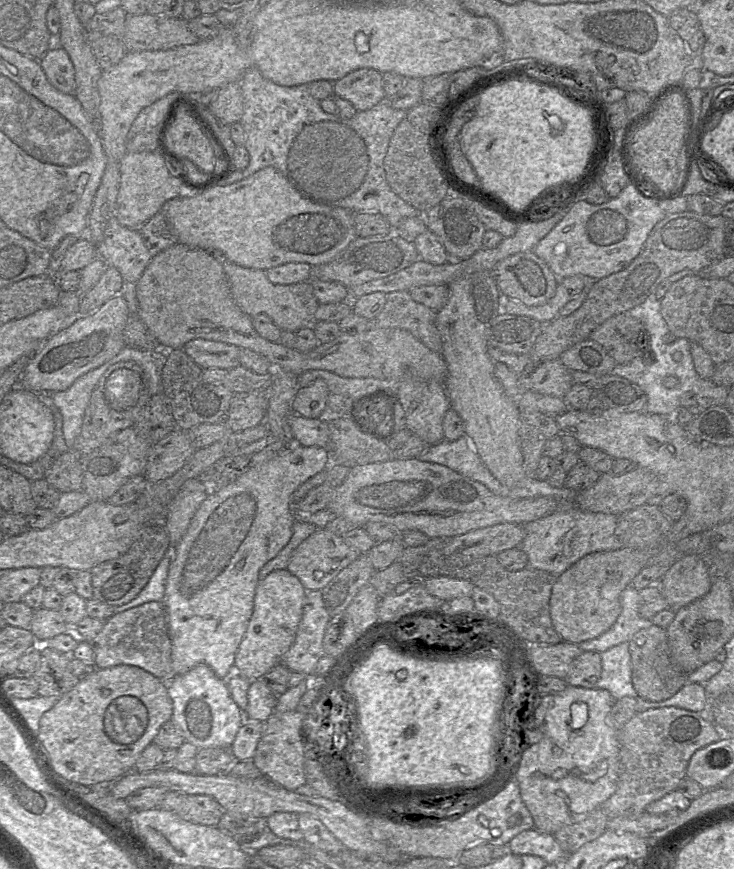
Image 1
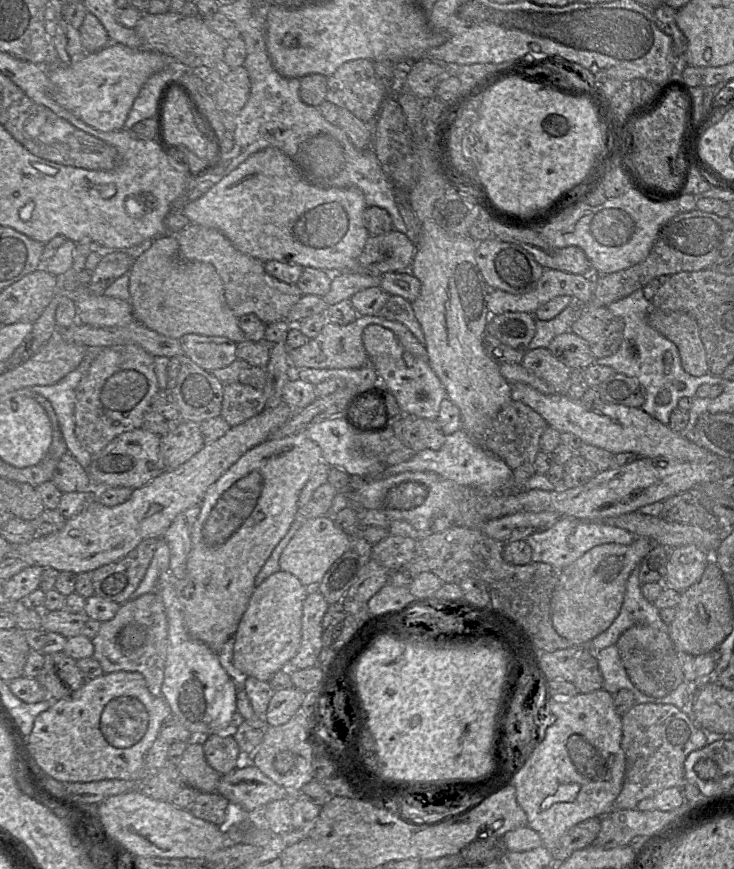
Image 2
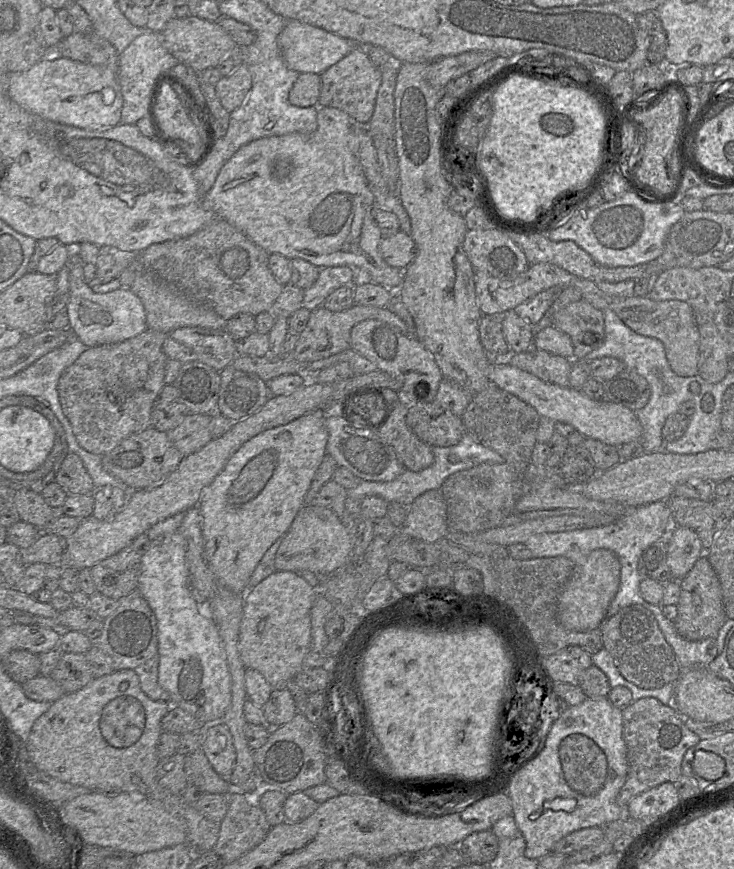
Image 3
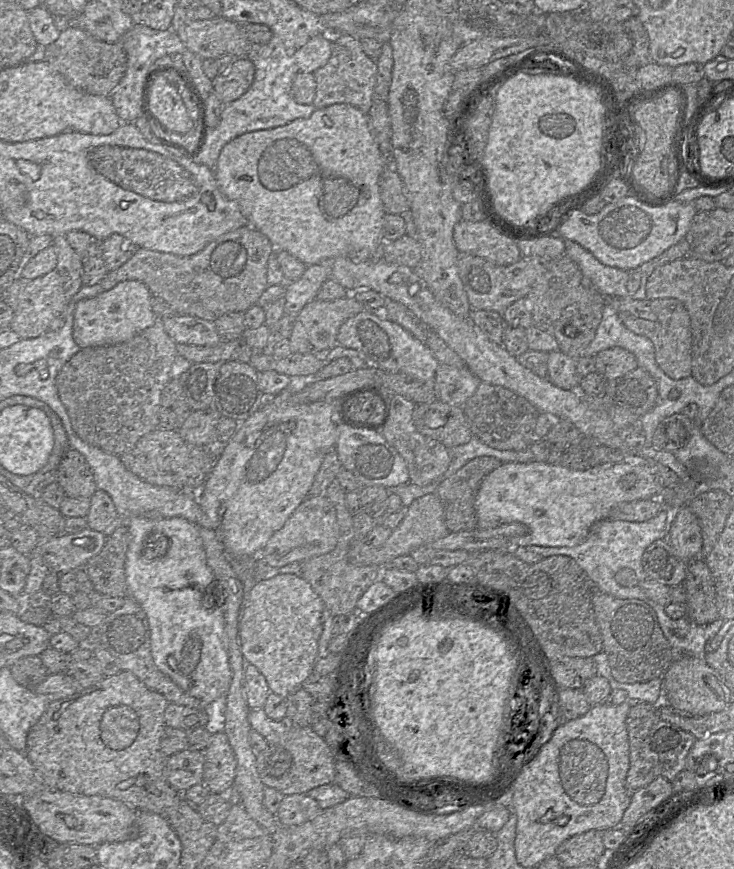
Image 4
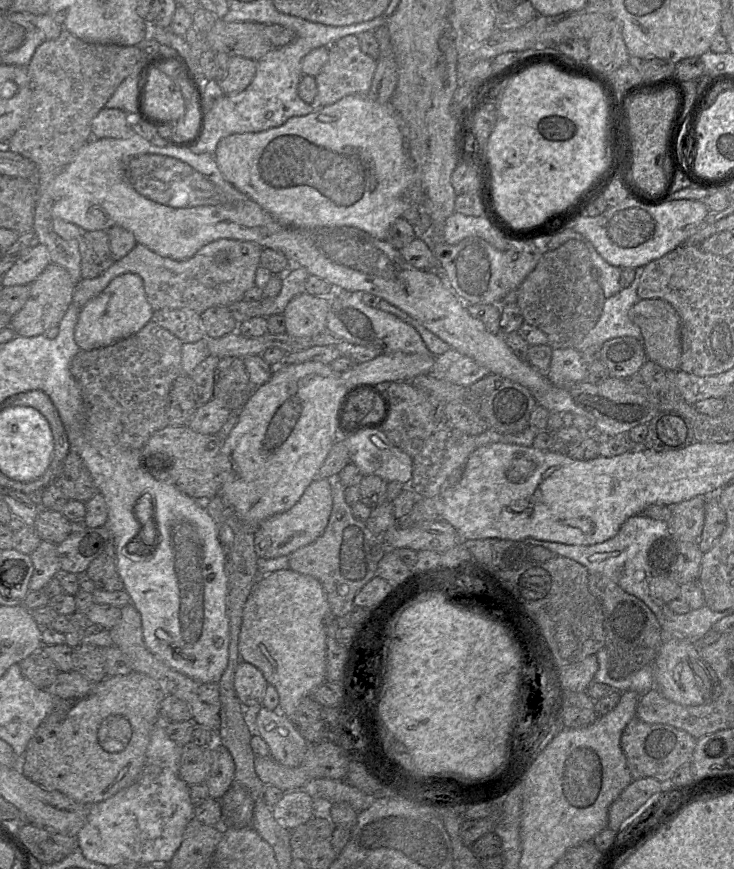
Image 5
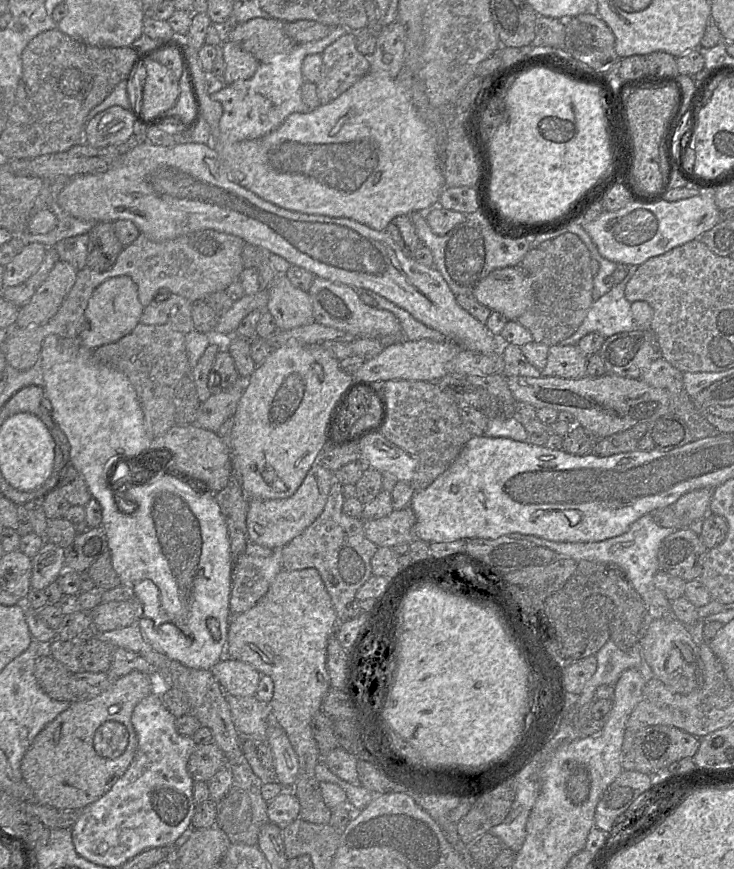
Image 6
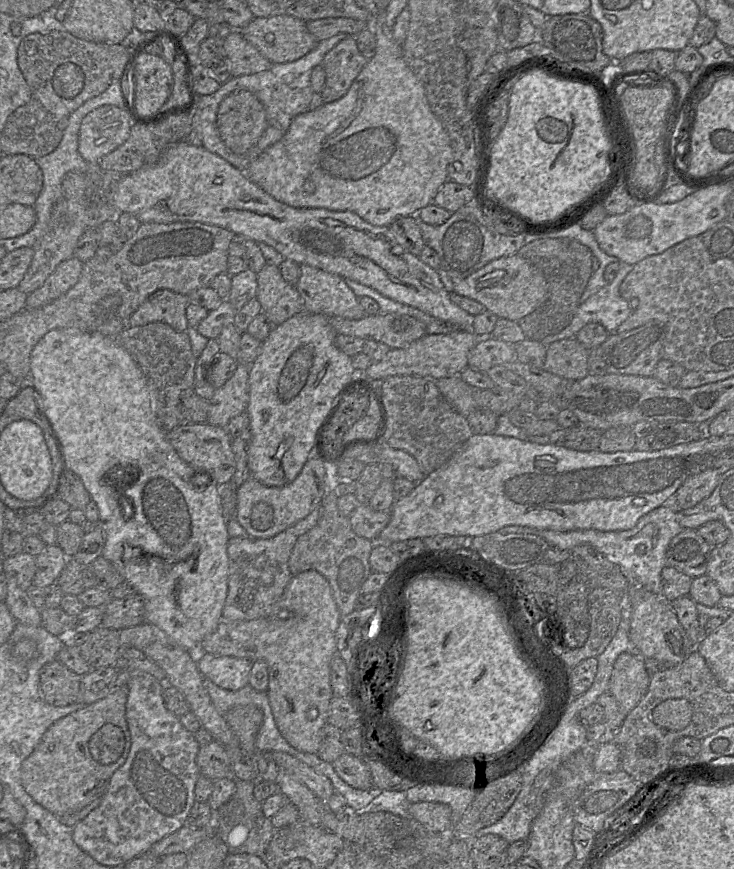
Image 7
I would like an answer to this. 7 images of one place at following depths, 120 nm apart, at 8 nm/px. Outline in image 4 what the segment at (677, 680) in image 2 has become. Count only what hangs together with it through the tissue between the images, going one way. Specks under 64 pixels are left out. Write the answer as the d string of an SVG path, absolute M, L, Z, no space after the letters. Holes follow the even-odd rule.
M594 589L592 607L615 680L636 683L663 677L674 661L675 651L660 628L654 610L647 603L635 598L616 598Z

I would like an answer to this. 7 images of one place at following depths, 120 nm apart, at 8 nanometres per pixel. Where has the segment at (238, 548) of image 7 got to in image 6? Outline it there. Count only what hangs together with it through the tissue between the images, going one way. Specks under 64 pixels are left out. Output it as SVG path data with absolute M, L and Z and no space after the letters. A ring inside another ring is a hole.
M282 548L272 549L268 557L245 553L235 559L230 596L231 617L251 609L267 593L282 570Z

